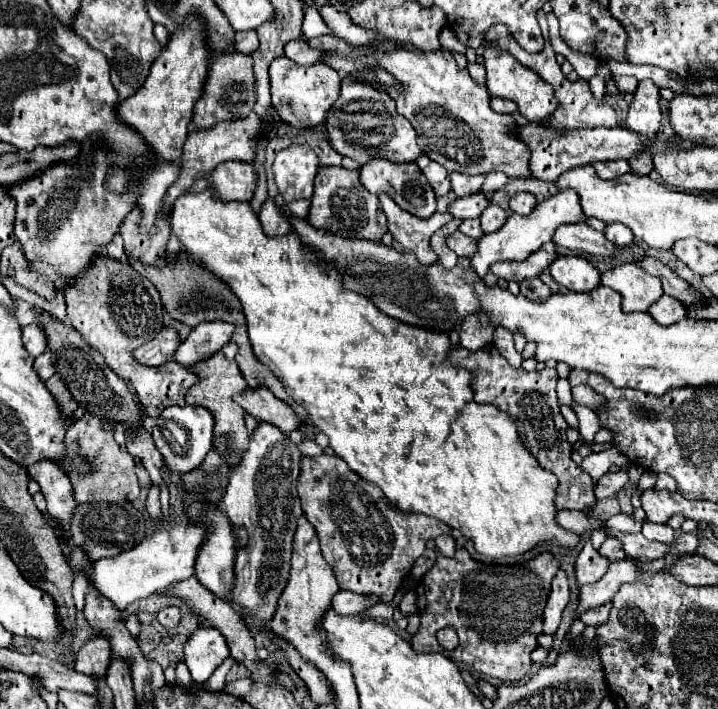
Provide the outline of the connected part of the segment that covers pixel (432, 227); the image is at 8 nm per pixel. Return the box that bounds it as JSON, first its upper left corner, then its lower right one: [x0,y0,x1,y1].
[379,195,453,265]

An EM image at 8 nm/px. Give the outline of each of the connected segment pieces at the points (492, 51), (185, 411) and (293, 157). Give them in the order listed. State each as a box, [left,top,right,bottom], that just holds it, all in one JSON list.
[[483,45,557,123],[153,405,215,473],[273,145,317,203]]

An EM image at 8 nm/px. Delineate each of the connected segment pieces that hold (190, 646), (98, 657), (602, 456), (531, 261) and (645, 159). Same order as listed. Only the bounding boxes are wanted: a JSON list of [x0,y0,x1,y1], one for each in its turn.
[[185,627,229,683],[75,635,111,675],[581,449,629,481],[491,245,557,281],[629,153,653,175]]

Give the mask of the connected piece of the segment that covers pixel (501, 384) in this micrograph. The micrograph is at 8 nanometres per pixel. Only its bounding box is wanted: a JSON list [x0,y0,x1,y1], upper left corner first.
[449,347,595,511]

